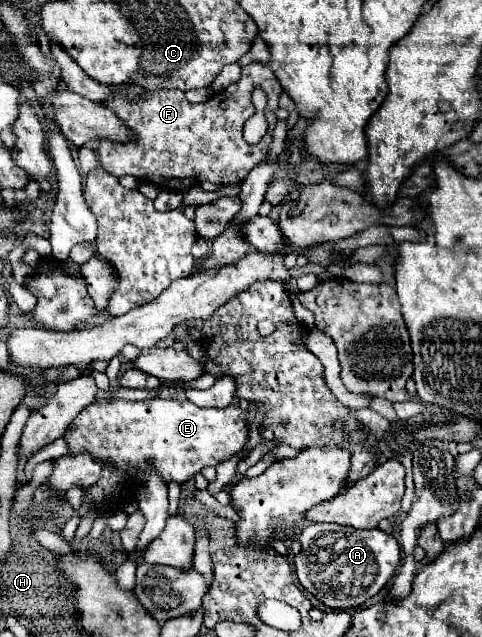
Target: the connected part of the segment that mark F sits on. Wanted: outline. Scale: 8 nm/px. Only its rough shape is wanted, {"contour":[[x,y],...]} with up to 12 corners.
{"contour":[[261,63],[205,103],[177,89],[105,103],[137,139],[101,141],[101,167],[171,191],[241,183],[267,133],[241,133],[281,87]]}

